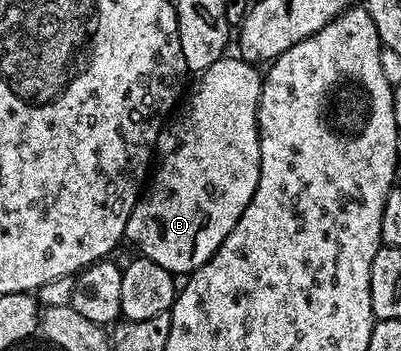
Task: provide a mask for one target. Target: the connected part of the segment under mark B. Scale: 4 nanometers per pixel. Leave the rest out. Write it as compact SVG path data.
M239 57L214 61L210 69L199 72L197 79L200 80L196 88L187 92L174 117L160 128L150 182L137 199L130 213L130 221L126 221L124 234L127 242L132 242L143 258L162 265L162 269L172 274L197 271L206 261L210 261L222 241L226 241L230 229L238 225L238 217L242 217L246 205L250 205L254 189L258 189L260 130L256 124L256 114L262 75L256 70L253 64Z

